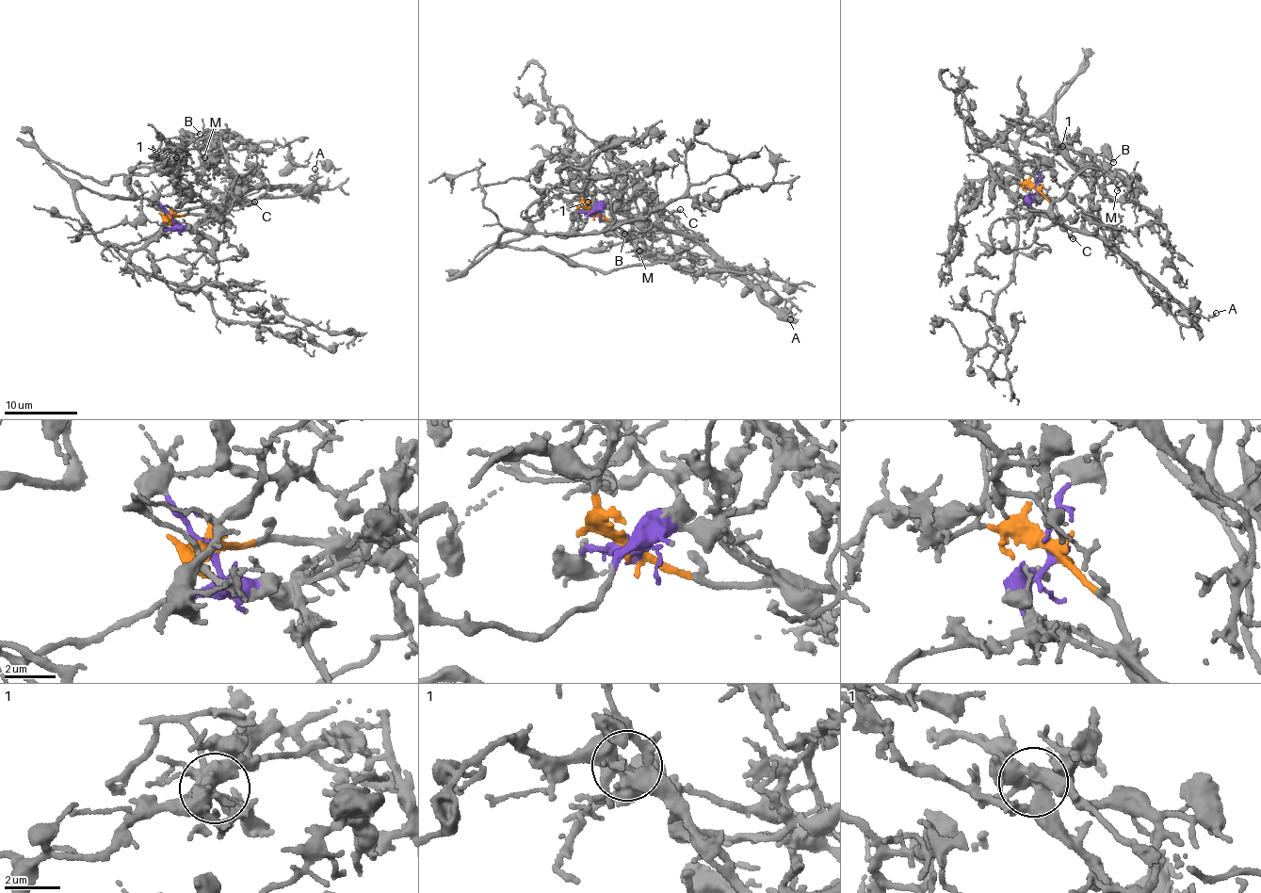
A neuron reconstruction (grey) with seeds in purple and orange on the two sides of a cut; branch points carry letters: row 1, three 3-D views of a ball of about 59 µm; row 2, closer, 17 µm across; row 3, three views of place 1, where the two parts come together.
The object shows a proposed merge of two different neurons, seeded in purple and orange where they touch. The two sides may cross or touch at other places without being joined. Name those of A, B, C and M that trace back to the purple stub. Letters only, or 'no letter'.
A, B, M

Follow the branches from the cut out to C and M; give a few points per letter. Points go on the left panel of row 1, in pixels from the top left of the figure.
C: (169, 217), (186, 213), (218, 213), (254, 202)
M: (169, 217), (170, 229), (114, 248), (74, 194), (129, 196), (133, 170), (204, 166), (208, 147), (204, 157)

